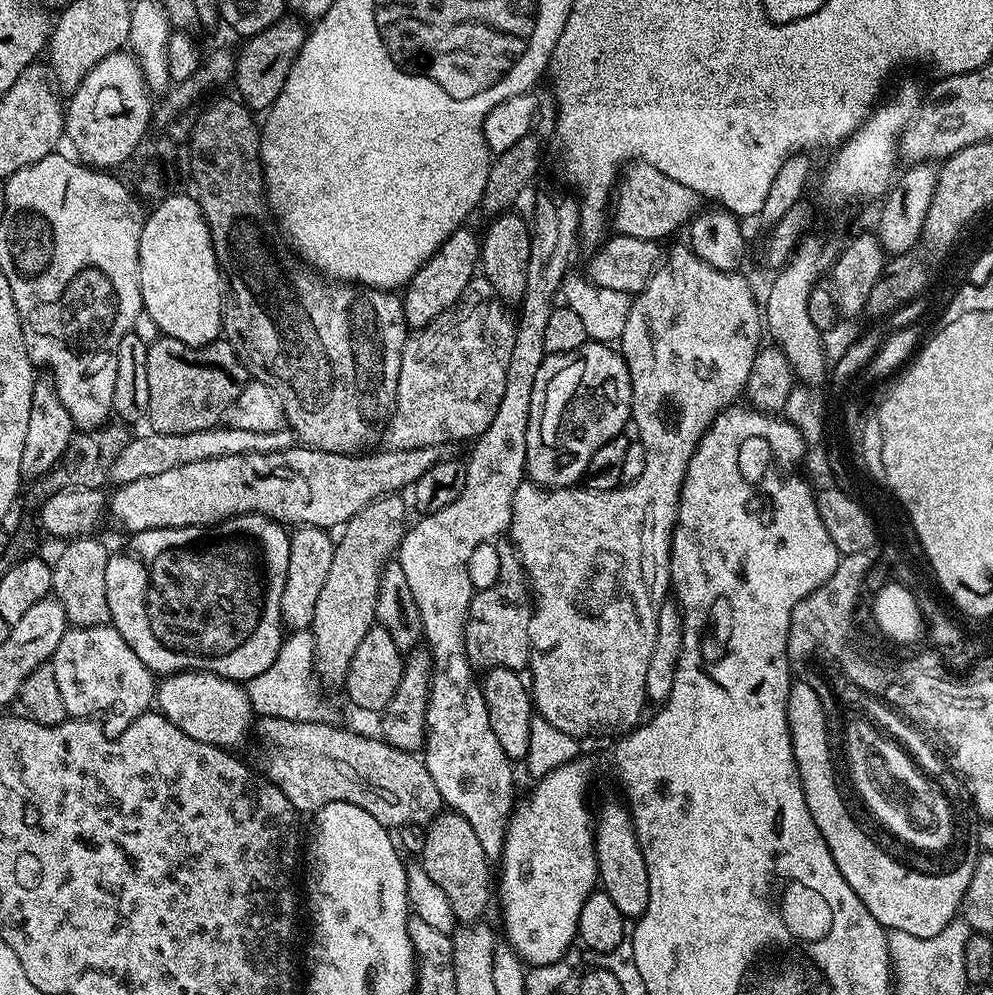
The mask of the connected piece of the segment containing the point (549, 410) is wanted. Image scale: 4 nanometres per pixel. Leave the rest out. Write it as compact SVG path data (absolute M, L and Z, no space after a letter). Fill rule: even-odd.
M589 342L578 346L578 350L570 350L566 354L545 355L542 366L538 366L538 378L534 378L534 394L530 394L530 422L526 430L526 476L533 484L540 485L541 488L571 488L581 483L582 477L587 473L590 466L590 458L594 458L594 450L598 446L606 446L615 436L621 435L625 431L624 427L629 427L632 414L632 387L630 386L630 370L626 366L623 356L615 347L604 342Z

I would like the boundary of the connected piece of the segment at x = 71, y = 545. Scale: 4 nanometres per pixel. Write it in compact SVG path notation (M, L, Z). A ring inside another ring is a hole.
M72 538L52 564L52 591L58 602L62 602L62 610L66 610L66 618L69 625L74 628L89 628L99 624L108 624L111 621L110 602L106 602L106 566L110 549L100 540L88 540L92 538Z

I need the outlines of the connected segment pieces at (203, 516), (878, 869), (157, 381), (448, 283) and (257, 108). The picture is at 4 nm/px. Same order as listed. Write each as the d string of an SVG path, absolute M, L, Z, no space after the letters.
M455 443L435 444L410 450L393 448L368 456L293 446L284 452L206 458L206 462L186 462L186 466L174 466L163 474L121 484L106 508L128 534L155 528L211 526L247 512L269 516L285 526L339 529L379 496L403 493L403 488L411 489L430 466L457 459L456 448Z
M808 688L790 690L788 725L802 794L806 794L806 806L810 806L810 818L814 818L814 826L822 830L822 838L826 838L834 866L838 866L842 878L850 882L850 890L862 898L862 906L874 914L885 930L914 934L914 938L934 938L934 934L942 934L948 923L957 919L966 886L970 885L973 866L964 867L956 872L956 876L932 880L925 876L912 876L912 872L904 872L904 868L888 860L888 856L876 852L876 847L869 840L864 840L860 832L856 832L856 824L848 820L848 812L844 812L844 804L840 804L840 796L836 796L836 788L832 785L832 768L828 768L831 742L826 738L824 715L820 712L820 700L816 700Z
M161 335L148 346L146 379L150 385L146 420L152 423L151 431L190 434L194 430L217 427L238 398L249 375L236 351L223 338L202 346L190 346Z
M462 226L454 230L454 234L450 234L450 238L446 238L446 242L442 242L442 246L438 246L438 250L434 250L430 259L417 270L402 292L404 317L409 329L426 327L434 322L434 318L438 318L438 314L458 302L462 290L466 290L466 286L477 275L481 243L477 233L475 236L468 226Z
M288 14L241 43L244 45L235 53L234 85L235 95L245 108L260 114L272 107L278 94L282 94L282 86L286 86L286 74L290 74L290 66L294 66L302 50L305 35L305 25L295 15Z

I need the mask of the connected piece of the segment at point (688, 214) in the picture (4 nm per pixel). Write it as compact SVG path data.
M632 162L619 177L610 220L616 223L615 231L619 235L664 242L671 232L678 231L680 227L681 231L701 208L702 197L700 193L690 190L690 186L682 186L682 182L678 182L675 176L662 174L662 170L654 166Z

